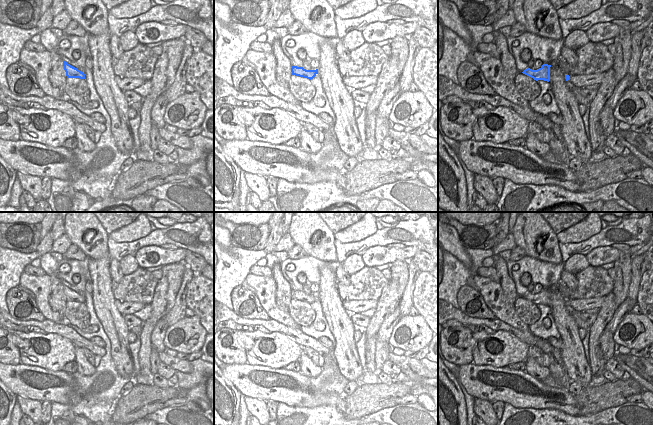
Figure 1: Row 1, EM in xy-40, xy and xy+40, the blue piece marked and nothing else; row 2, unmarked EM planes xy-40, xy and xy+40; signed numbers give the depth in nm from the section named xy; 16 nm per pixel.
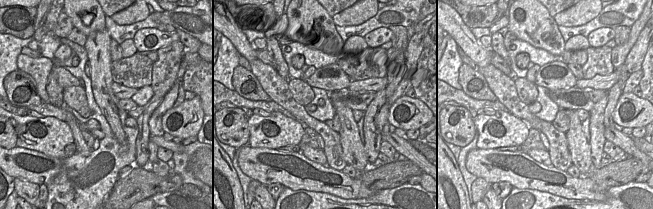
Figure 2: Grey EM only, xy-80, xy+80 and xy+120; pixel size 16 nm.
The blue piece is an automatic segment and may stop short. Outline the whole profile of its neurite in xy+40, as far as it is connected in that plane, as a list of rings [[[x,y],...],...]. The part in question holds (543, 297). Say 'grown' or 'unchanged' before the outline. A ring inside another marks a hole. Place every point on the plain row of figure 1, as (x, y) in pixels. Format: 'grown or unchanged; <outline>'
unchanged; [[[543,288],[539,293],[532,294],[530,292],[525,293],[522,297],[533,302],[534,304],[550,305],[550,291],[551,289]]]

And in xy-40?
unchanged; [[[63,285],[64,294],[66,296],[67,302],[80,302],[85,303],[85,298],[78,294],[77,292],[71,290],[67,286]]]

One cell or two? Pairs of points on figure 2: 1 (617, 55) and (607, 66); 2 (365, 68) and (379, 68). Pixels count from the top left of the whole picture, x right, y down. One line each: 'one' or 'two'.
1: two
2: one

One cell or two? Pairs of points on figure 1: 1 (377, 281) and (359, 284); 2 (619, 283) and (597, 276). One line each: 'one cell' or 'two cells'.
1: one cell
2: two cells

